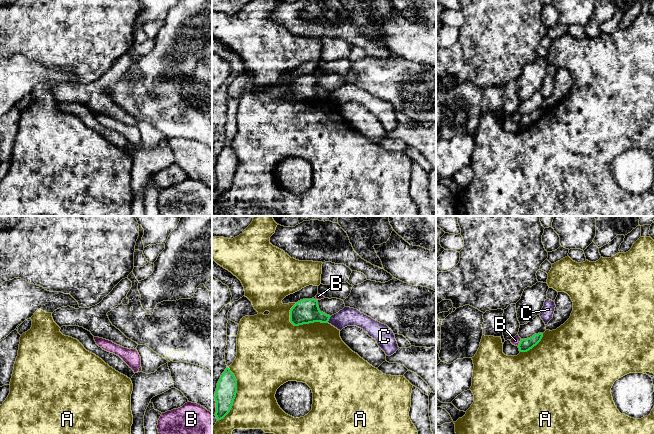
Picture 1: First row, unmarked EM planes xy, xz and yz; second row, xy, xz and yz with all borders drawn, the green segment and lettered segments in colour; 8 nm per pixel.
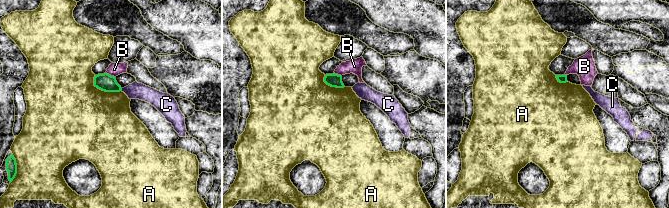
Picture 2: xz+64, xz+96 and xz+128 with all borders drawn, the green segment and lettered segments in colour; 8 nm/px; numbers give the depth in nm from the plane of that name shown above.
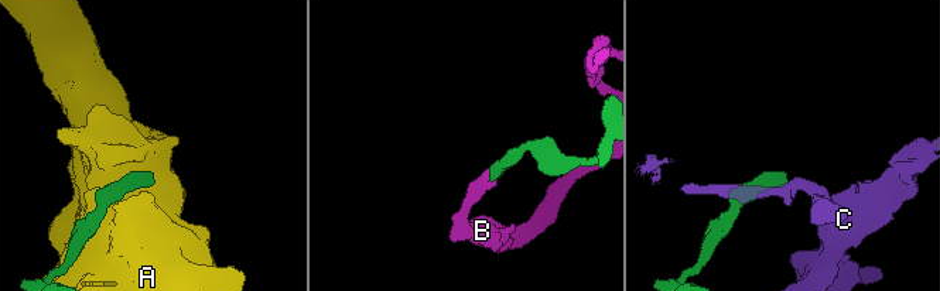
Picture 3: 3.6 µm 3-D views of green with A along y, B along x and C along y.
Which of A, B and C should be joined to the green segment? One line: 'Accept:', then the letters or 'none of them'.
Accept: none of them

